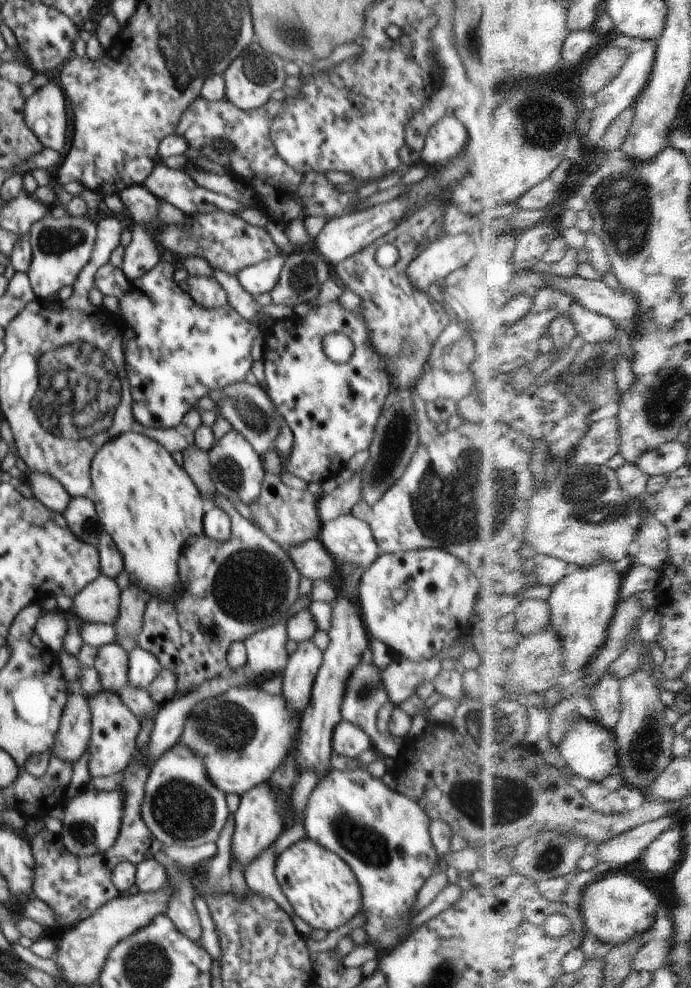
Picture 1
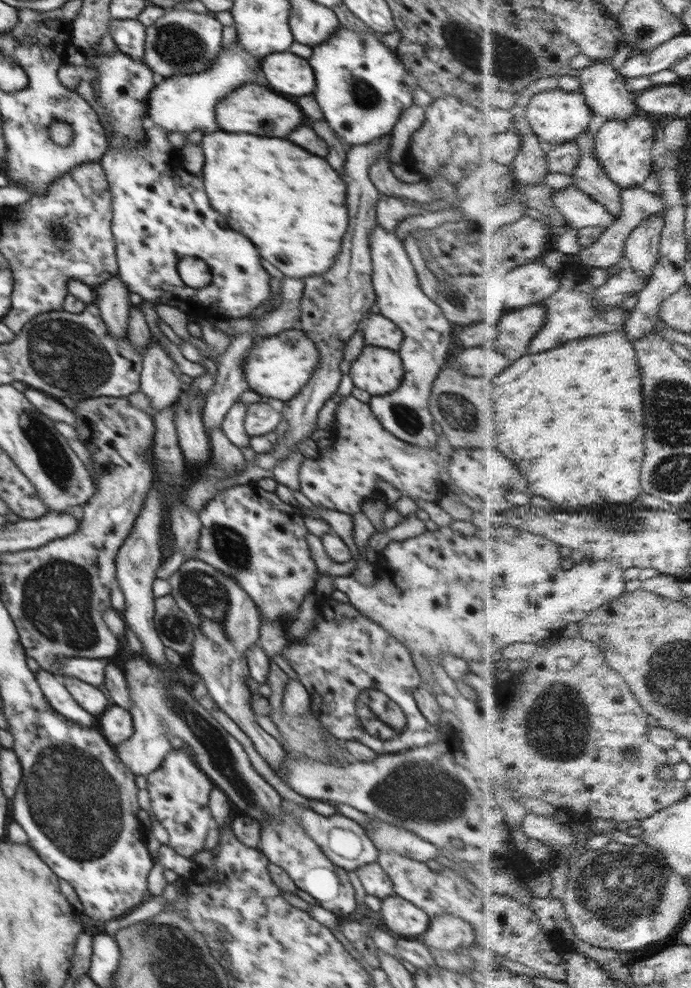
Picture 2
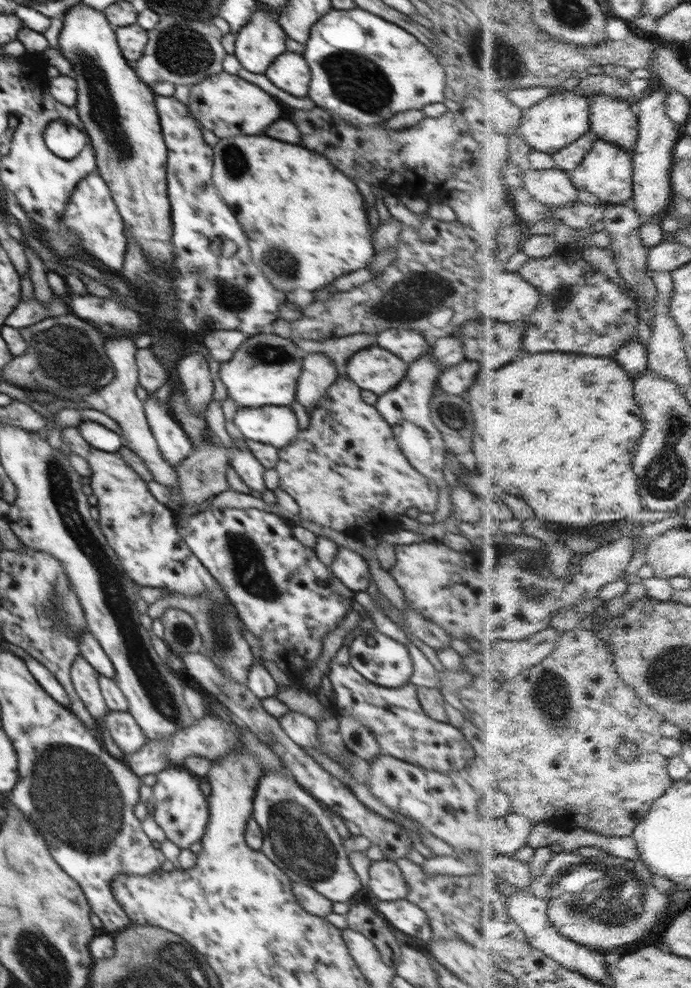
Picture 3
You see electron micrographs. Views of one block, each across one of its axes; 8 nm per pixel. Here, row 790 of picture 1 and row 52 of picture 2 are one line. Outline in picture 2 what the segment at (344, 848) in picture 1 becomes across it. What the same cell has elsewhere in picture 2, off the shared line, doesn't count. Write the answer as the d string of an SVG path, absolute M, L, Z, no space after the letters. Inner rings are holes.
M340 26L333 37L312 47L313 55L308 59L316 80L316 89L312 92L314 98L322 109L324 120L346 146L369 144L394 133L400 116L414 104L412 91L420 86L417 78L408 72L406 64L400 61L396 51L388 49L382 42L382 35L371 29L354 32Z

